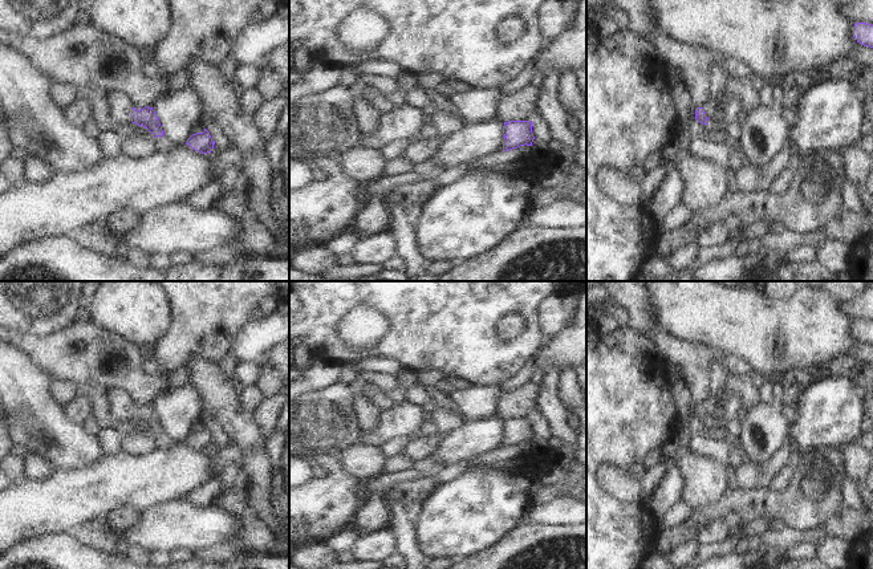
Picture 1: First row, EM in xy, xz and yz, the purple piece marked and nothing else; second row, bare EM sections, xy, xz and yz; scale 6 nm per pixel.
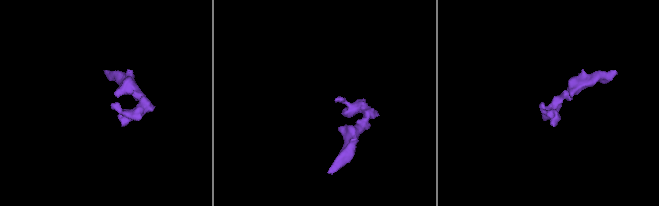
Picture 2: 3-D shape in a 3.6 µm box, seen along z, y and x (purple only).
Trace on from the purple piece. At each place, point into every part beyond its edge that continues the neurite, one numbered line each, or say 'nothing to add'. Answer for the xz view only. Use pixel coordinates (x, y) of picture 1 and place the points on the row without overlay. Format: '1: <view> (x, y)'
nothing to add.

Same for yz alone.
nothing to add.

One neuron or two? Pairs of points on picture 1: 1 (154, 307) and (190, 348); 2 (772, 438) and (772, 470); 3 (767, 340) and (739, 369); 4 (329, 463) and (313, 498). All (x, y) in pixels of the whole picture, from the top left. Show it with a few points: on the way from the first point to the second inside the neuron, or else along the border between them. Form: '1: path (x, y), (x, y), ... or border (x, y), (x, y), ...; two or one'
1: border (171, 297), (173, 326), (154, 344); two
2: border (788, 441), (776, 452), (762, 475), (750, 464); two
3: border (725, 354), (738, 354), (754, 373); two
4: path (332, 471), (332, 479), (321, 490); one

